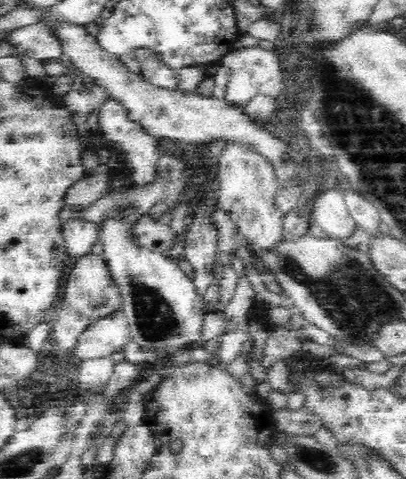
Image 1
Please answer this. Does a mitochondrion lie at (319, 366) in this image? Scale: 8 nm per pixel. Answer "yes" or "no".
no

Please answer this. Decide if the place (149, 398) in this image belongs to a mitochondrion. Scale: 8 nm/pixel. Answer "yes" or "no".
no

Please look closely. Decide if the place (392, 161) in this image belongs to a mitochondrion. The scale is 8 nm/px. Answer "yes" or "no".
yes

